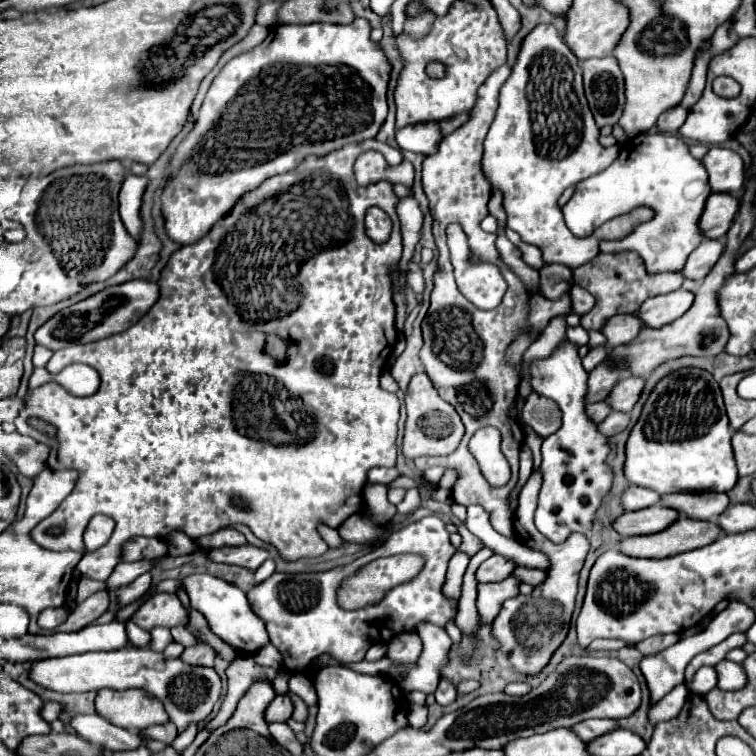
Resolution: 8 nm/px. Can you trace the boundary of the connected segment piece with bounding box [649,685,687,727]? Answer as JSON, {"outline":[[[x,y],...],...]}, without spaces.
{"outline":[[[685,685],[675,687],[669,695],[665,695],[657,705],[651,707],[651,711],[649,711],[649,721],[651,721],[651,725],[655,727],[655,725],[661,723],[661,721],[675,719],[675,715],[683,709],[685,699],[687,699],[687,689],[685,689]]]}

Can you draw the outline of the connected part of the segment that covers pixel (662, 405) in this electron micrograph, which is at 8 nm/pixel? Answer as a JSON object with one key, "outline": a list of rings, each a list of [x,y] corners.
{"outline":[[[683,367],[663,377],[649,393],[639,421],[633,425],[625,443],[625,479],[633,485],[641,485],[657,491],[659,495],[681,491],[729,491],[737,483],[737,467],[731,451],[731,429],[725,415],[719,383],[713,375],[699,367]]]}

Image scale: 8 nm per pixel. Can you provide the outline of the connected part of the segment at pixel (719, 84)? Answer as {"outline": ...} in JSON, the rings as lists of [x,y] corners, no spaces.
{"outline":[[[717,77],[713,81],[713,91],[721,97],[737,97],[739,95],[739,83],[729,77]]]}

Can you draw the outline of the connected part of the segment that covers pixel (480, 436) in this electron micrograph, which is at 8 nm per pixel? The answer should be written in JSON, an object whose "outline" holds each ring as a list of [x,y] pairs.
{"outline":[[[483,427],[479,429],[471,441],[469,441],[469,451],[479,459],[479,469],[488,481],[494,487],[504,486],[511,479],[511,471],[507,459],[503,457],[501,449],[501,435],[495,431],[495,427]]]}

